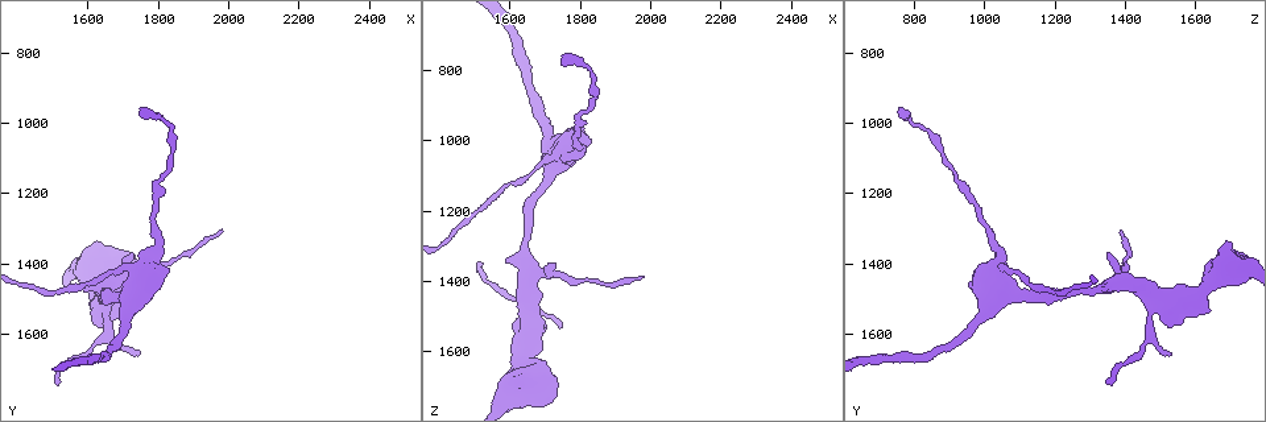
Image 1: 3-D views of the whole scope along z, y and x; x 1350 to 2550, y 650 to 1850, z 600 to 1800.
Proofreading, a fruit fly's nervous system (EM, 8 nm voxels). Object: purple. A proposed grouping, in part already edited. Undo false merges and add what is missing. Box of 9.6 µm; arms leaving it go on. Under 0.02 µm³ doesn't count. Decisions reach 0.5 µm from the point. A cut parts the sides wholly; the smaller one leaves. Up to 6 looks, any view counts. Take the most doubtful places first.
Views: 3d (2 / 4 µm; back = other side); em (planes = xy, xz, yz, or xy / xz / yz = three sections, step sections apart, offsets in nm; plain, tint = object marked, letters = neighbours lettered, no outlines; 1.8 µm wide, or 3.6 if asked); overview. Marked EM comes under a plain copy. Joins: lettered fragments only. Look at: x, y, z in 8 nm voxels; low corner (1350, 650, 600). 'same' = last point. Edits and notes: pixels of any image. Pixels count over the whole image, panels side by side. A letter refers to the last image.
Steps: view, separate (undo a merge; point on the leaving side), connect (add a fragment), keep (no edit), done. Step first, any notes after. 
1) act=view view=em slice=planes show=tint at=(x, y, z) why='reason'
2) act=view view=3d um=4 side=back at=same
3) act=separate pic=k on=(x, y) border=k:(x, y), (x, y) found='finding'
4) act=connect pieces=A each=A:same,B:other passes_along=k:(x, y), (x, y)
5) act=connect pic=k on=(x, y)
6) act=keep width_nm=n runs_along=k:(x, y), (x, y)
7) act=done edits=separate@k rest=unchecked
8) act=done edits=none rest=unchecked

act=view view=3d um=4 at=(1750, 1430, 1030) why='calibre changes'

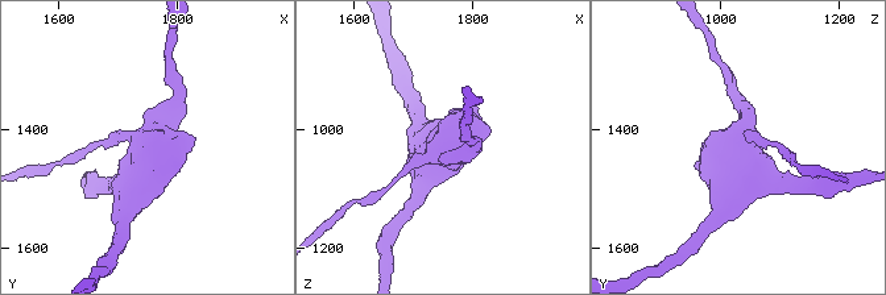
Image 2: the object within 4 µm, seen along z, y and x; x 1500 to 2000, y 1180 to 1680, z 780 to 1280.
act=view view=em um=3.6 slice=planes show=tint at=(1745, 1430, 1040) why='now the EM'

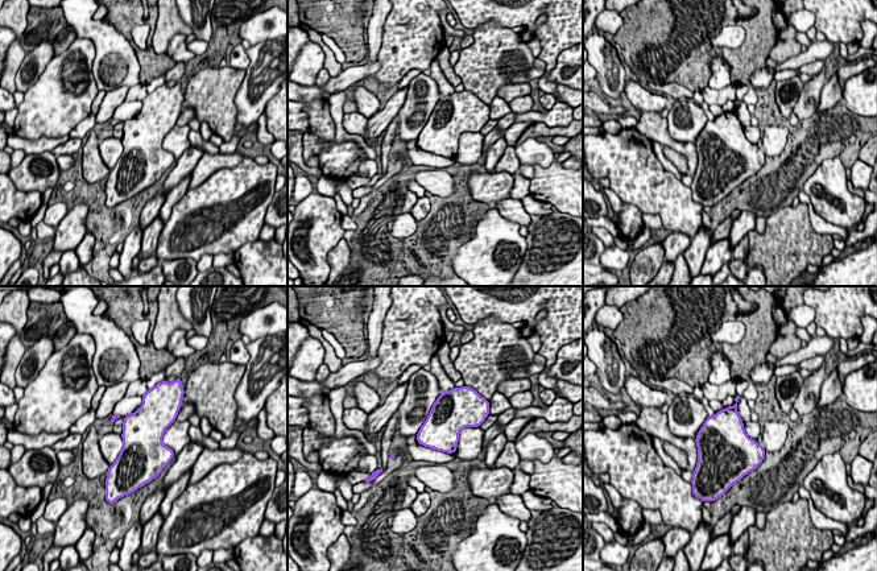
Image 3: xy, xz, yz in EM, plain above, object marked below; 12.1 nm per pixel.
act=view view=em um=3.6 slice=planes show=letters at=same why='what lies round it'

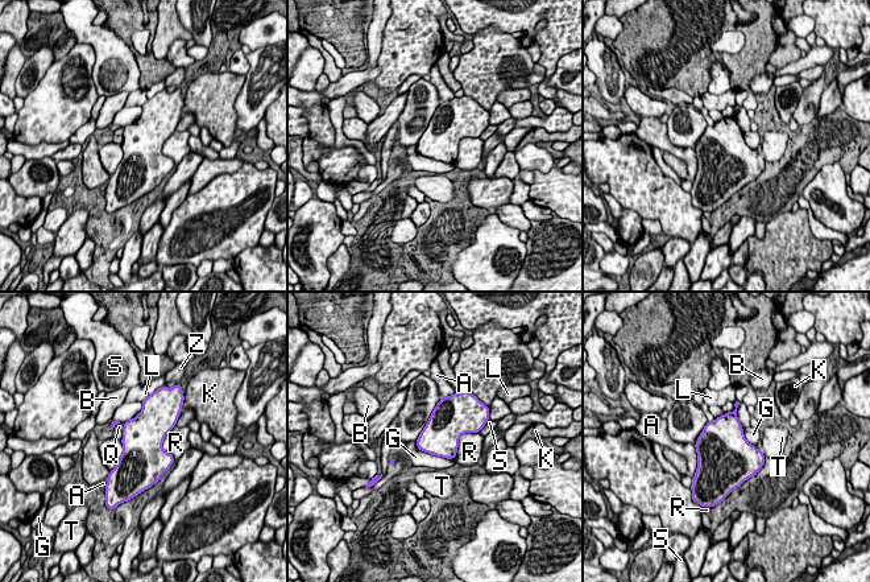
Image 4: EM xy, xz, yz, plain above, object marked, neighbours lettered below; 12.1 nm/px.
act=keep width_nm=460 each=A:other,B:other,G:other,K:other,L:other,Q:other,R:other,S:other,T:other,Z:other found='continuous, no second cell'

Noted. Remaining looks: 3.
act=view view=em slice=planes show=letters at=(1750, 970, 760) why='an open end'

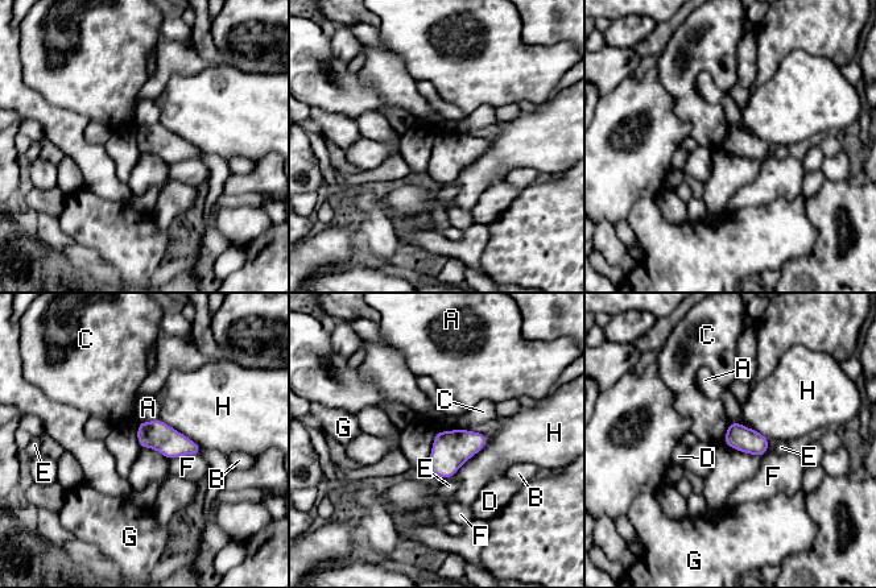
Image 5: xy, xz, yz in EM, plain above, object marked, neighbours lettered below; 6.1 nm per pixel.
act=keep each=A:other,B:other,C:other,D:other,E:other,F:other,G:other,H:other border=5:(730, 422), (722, 440) found='none of them fits'

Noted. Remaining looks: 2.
act=view view=em slice=planes show=letters at=(1510, 1750, 1350) why='tapers out'

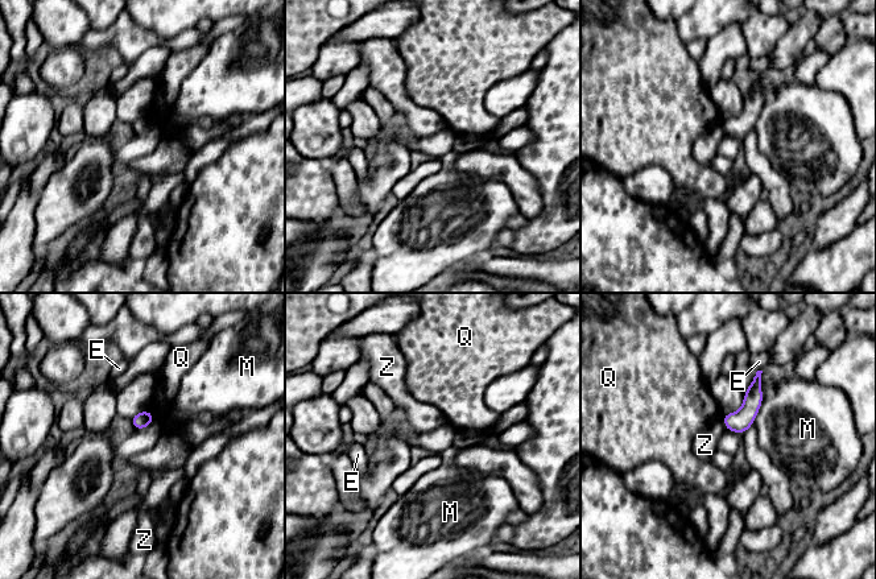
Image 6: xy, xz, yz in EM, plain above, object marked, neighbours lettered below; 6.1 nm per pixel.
act=keep longest_contact=M:190nm each=E:other,M:other,Q:other,Z:other border=6:(722, 414), (722, 422), (726, 429) found='no lettered fragment goes on from it'

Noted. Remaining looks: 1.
act=done edits=none rest=unchecked

